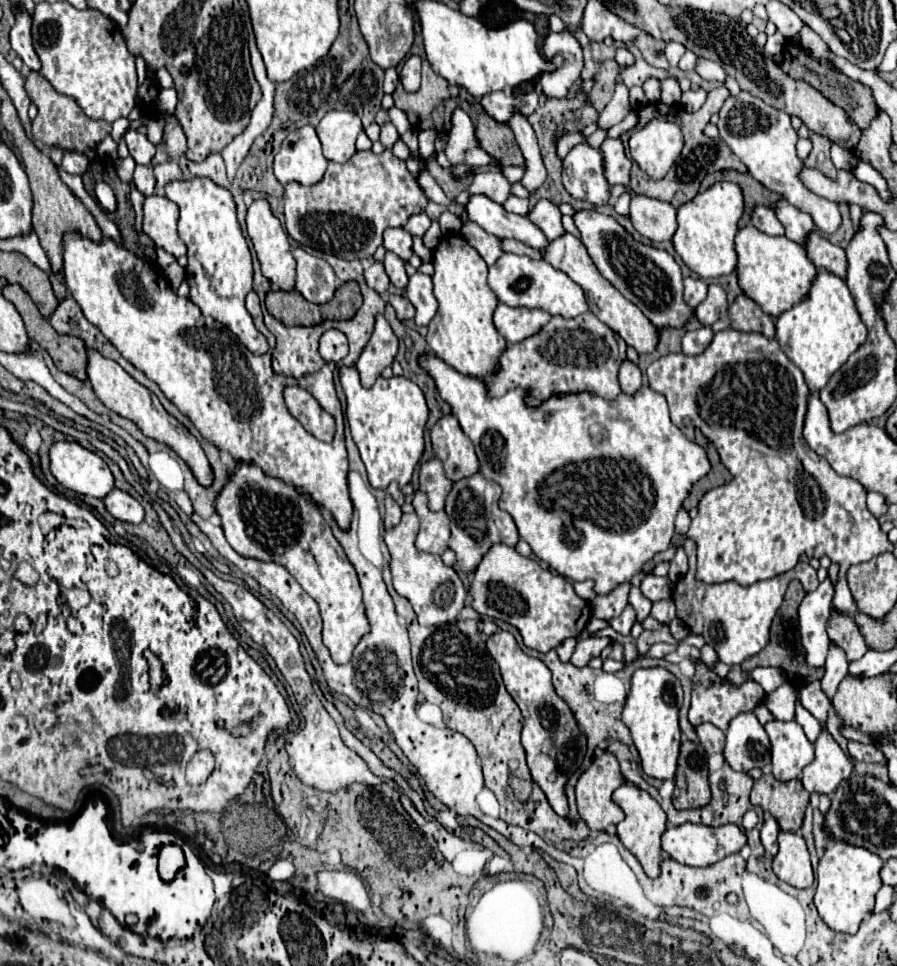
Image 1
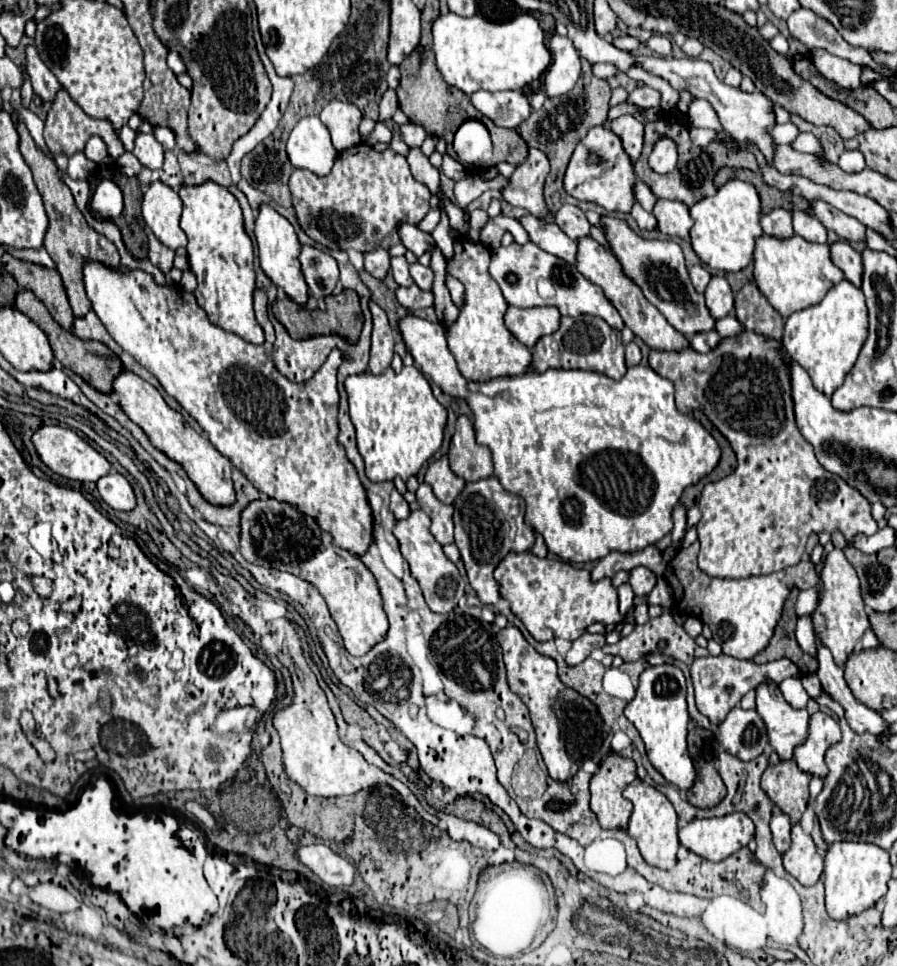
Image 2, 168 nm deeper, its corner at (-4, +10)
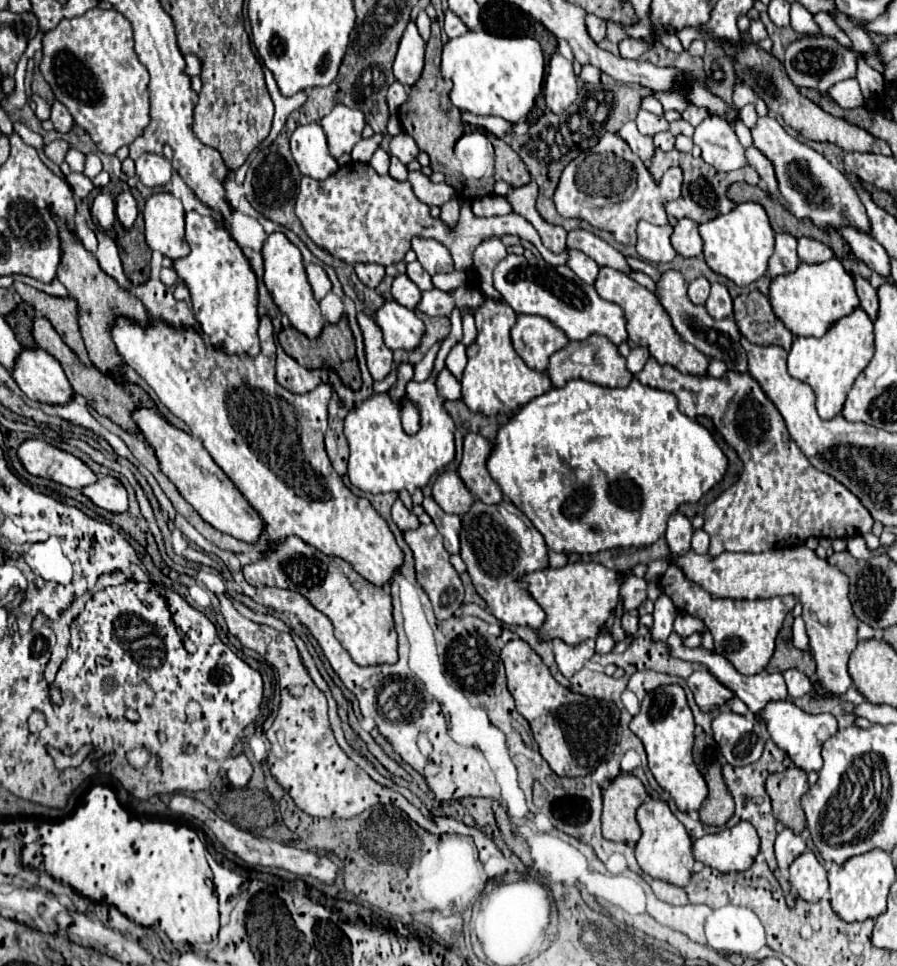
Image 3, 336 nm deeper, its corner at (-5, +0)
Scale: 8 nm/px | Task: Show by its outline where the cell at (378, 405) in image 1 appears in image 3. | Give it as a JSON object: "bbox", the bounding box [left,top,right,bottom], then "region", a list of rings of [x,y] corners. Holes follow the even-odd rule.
{"bbox":[345,377,455,495],"region":[[[429,377],[425,383],[411,381],[407,399],[411,399],[421,409],[421,429],[417,435],[407,435],[401,429],[399,405],[395,401],[389,401],[387,393],[369,397],[357,409],[353,409],[349,417],[345,417],[345,437],[351,447],[349,479],[361,491],[399,493],[407,489],[413,495],[415,489],[421,489],[429,483],[431,475],[435,475],[455,459],[455,425],[437,395],[435,379]]]}

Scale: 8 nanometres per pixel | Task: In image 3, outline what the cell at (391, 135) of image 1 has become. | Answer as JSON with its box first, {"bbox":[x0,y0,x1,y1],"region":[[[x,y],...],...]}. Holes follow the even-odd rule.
{"bbox":[407,171,455,207],"region":[[[413,171],[409,173],[409,179],[407,179],[413,187],[413,193],[425,201],[429,207],[433,205],[445,205],[451,197],[455,197],[455,191],[453,187],[449,187],[447,183],[431,183],[429,177],[425,177],[421,171]]]}

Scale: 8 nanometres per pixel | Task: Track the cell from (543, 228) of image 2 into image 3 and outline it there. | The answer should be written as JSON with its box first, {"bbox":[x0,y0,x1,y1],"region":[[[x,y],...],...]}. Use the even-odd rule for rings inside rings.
{"bbox":[567,249,601,285],"region":[[[569,249],[567,267],[571,267],[575,271],[575,275],[581,277],[589,285],[593,285],[597,281],[597,275],[599,275],[599,269],[601,269],[601,265],[597,265],[591,257],[587,257],[581,251],[573,251],[573,249]]]}

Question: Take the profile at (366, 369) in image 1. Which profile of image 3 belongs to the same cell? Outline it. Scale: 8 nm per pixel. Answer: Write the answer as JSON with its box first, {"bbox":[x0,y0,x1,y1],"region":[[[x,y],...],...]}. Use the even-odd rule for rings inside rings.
{"bbox":[357,313,393,381],"region":[[[357,313],[357,323],[359,323],[361,333],[363,333],[369,373],[375,381],[381,381],[393,369],[393,353],[391,353],[391,349],[387,349],[381,329],[367,313]]]}

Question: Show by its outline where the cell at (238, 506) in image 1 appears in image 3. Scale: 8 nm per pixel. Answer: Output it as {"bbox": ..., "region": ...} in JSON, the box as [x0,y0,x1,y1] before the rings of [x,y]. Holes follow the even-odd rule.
{"bbox":[243,537,397,665],"region":[[[289,537],[283,545],[273,547],[261,561],[243,567],[243,575],[253,587],[279,587],[301,593],[315,609],[329,617],[337,641],[357,665],[397,663],[391,595],[387,589],[363,579],[347,561],[323,555],[311,545],[305,545],[299,537]]]}

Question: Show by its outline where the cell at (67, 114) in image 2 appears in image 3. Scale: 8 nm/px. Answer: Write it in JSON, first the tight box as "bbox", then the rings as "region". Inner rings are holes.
{"bbox":[45,141,69,165],"region":[[[53,141],[45,147],[45,155],[55,163],[55,165],[61,165],[63,159],[65,159],[65,153],[67,153],[69,145],[65,141]]]}

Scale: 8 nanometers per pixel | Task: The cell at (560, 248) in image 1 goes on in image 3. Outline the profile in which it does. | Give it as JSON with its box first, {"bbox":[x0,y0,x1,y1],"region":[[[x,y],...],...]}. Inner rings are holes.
{"bbox":[595,267,709,377],"region":[[[601,267],[601,273],[599,273],[597,283],[595,283],[595,289],[597,289],[597,293],[599,293],[601,299],[613,301],[613,303],[617,303],[625,311],[629,339],[635,345],[647,347],[651,351],[651,355],[659,363],[673,365],[681,373],[689,373],[689,375],[697,375],[697,377],[707,375],[709,357],[705,357],[701,351],[697,351],[693,345],[687,345],[681,339],[681,335],[671,325],[671,319],[669,319],[667,311],[663,309],[663,305],[659,303],[659,299],[657,299],[655,293],[651,293],[645,287],[641,287],[631,277],[625,277],[625,273],[617,273],[615,269],[609,269],[609,267]]]}

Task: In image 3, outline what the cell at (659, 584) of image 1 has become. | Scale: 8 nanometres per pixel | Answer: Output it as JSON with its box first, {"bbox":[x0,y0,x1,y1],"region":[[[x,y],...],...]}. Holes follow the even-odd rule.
{"bbox":[621,575,647,611],"region":[[[629,575],[623,585],[621,585],[621,599],[623,599],[623,609],[625,611],[631,611],[631,609],[637,609],[645,599],[647,599],[647,583],[645,579],[639,579],[639,577],[633,577]]]}

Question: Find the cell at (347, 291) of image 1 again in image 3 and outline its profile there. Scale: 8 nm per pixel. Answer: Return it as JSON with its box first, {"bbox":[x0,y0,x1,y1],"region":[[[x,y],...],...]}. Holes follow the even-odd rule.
{"bbox":[279,319,361,391],"region":[[[341,319],[335,325],[325,325],[319,339],[307,339],[303,333],[295,331],[293,327],[283,329],[279,333],[279,343],[281,343],[283,351],[289,357],[293,357],[299,365],[303,365],[305,369],[327,369],[327,371],[335,369],[347,387],[351,387],[353,391],[359,391],[361,375],[359,375],[359,365],[357,365],[357,357],[355,357],[355,341],[353,341],[353,333],[349,329],[347,319]]]}

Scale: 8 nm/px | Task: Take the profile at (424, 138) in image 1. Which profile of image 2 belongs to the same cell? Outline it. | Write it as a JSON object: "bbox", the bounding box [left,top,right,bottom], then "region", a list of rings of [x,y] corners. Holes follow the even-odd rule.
{"bbox":[400,123,428,147],"region":[[[414,123],[400,125],[400,133],[402,133],[402,139],[406,141],[408,147],[420,147],[424,143],[424,139],[428,137],[428,133],[424,131],[424,127],[414,125]]]}

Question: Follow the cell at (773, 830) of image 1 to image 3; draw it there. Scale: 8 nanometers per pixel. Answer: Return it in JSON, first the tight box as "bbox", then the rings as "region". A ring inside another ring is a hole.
{"bbox":[775,829,807,873],"region":[[[783,829],[779,835],[777,835],[777,841],[775,841],[775,855],[777,855],[777,863],[779,863],[779,869],[783,873],[787,873],[789,865],[807,849],[805,841],[795,835],[791,829]]]}

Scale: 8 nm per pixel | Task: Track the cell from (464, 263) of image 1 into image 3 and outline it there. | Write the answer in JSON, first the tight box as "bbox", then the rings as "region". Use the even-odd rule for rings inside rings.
{"bbox":[461,299,553,415],"region":[[[485,299],[485,309],[477,309],[477,343],[467,349],[469,363],[465,367],[461,387],[463,387],[463,403],[481,415],[511,415],[519,407],[527,405],[531,399],[547,393],[553,383],[547,375],[531,371],[523,359],[515,353],[511,345],[509,331],[515,325],[517,315],[509,309],[507,303],[499,303],[493,299]]]}

